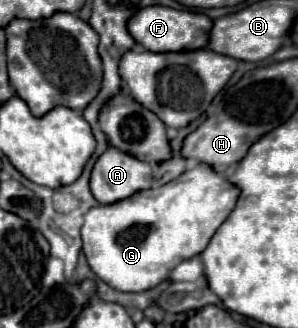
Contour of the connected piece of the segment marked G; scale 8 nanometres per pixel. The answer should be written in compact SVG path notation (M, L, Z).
M198 163L162 187L138 191L114 205L90 209L82 225L82 251L96 277L116 291L148 291L166 281L178 263L206 249L216 229L236 207L238 195L240 189L236 185L208 169L208 165Z

